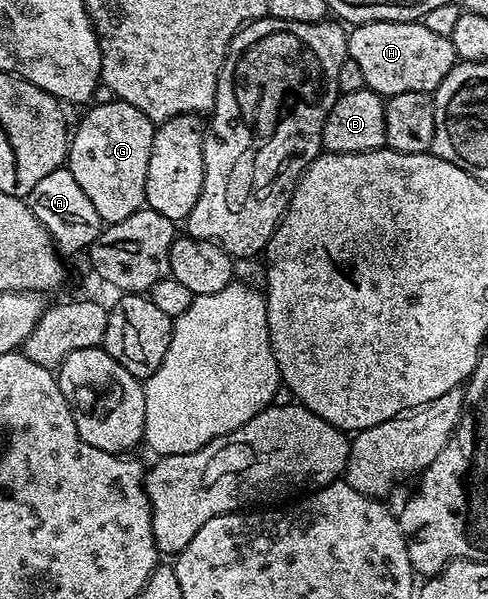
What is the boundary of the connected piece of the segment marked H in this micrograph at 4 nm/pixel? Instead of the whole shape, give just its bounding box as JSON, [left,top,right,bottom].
[347,20,457,98]

